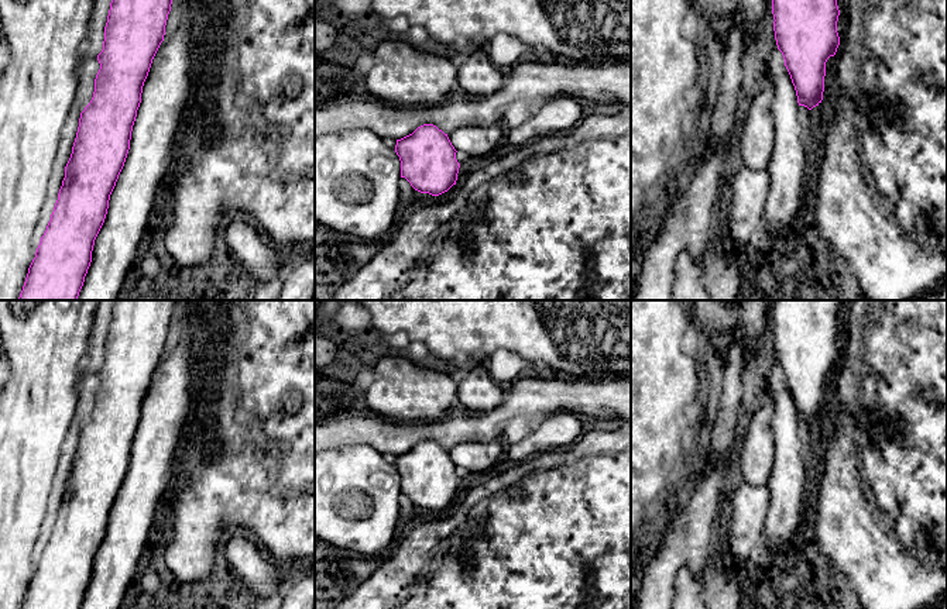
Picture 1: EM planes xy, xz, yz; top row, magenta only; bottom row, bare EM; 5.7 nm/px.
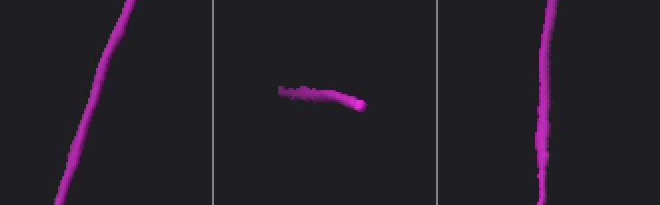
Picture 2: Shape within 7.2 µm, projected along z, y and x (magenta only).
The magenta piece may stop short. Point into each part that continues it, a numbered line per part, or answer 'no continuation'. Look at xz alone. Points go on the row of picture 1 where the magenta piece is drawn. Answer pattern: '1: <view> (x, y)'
no continuation

